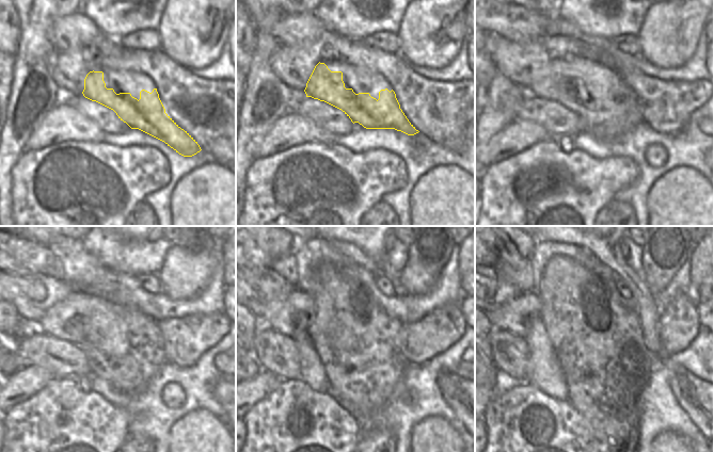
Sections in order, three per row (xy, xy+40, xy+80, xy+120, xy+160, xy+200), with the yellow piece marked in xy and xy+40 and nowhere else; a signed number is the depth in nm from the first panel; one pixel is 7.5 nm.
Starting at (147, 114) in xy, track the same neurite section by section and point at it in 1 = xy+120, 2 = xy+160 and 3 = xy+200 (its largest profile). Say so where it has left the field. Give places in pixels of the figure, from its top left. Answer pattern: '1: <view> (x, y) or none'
1: xy+120 (69, 319)
2: xy+160 (296, 312)
3: xy+200 (514, 316)

